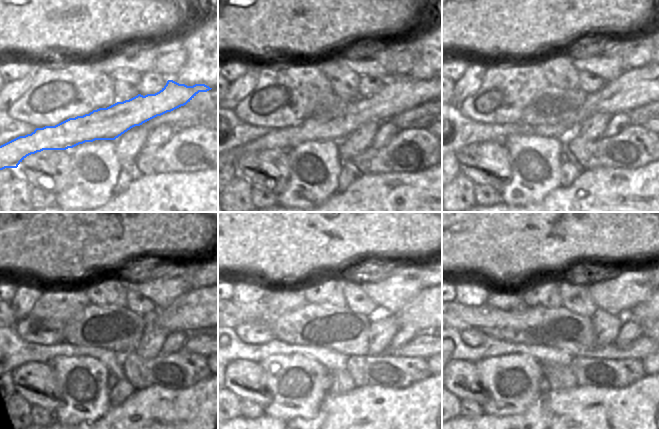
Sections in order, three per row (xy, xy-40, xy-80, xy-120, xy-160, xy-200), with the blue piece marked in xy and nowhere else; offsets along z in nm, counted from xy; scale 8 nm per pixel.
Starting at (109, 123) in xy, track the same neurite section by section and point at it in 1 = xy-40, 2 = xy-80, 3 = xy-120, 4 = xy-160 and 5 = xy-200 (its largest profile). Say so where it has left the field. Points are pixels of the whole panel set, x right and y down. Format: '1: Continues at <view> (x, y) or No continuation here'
1: Continues at xy-40 (400, 93)
2: Continues at xy-80 (637, 87)
3: Continues at xy-120 (195, 310)
4: Continues at xy-160 (421, 312)
5: Continues at xy-200 (645, 310)

